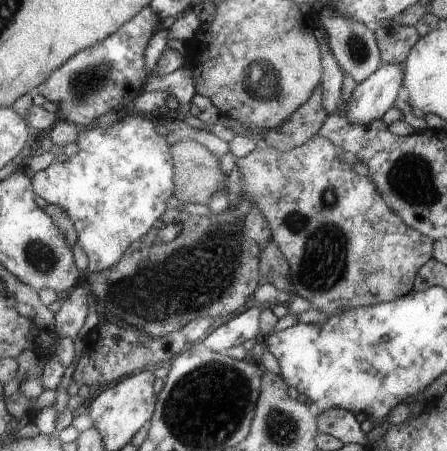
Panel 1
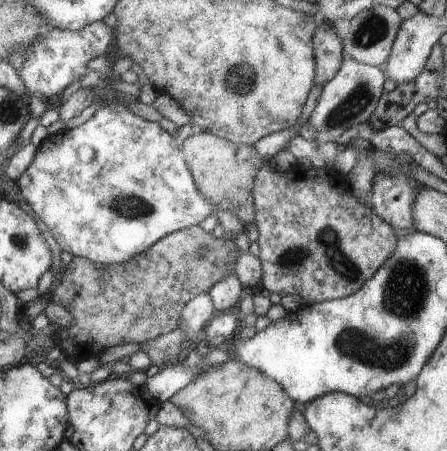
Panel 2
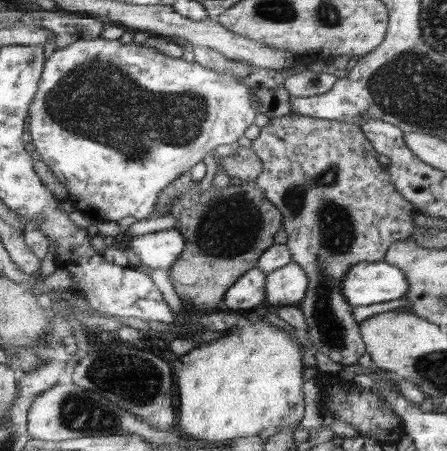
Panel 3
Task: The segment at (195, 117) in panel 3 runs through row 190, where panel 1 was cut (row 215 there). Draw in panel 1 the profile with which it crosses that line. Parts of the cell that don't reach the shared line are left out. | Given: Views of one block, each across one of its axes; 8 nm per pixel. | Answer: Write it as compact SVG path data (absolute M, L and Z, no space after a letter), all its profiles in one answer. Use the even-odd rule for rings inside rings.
M123 112L123 122L113 124L109 130L91 128L81 130L77 148L79 152L71 156L67 162L53 162L47 170L33 174L33 184L37 196L41 196L47 204L55 204L67 212L77 230L77 242L89 256L87 274L109 272L115 264L119 264L129 248L149 234L153 226L159 226L161 218L167 212L167 202L175 196L175 158L167 140L155 130L155 120L149 114L139 112Z

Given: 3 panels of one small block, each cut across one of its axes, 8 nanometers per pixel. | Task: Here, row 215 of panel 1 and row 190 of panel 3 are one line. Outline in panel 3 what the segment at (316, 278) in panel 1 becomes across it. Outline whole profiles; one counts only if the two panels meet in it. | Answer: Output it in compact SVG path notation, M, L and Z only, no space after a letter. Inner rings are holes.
M291 114L283 118L271 118L269 126L265 126L261 136L251 144L265 164L265 170L255 180L255 184L263 188L267 198L283 212L283 230L289 236L287 246L293 252L293 262L297 262L311 280L307 298L299 304L309 326L307 342L311 344L313 352L325 354L345 368L359 364L359 358L369 352L369 348L361 332L361 322L357 322L353 316L353 304L343 294L345 280L355 266L365 262L385 262L389 250L397 242L409 240L417 228L413 222L413 212L417 210L413 202L405 200L401 190L397 190L389 168L379 164L379 152L375 150L373 142L363 132L363 128L355 124Z

